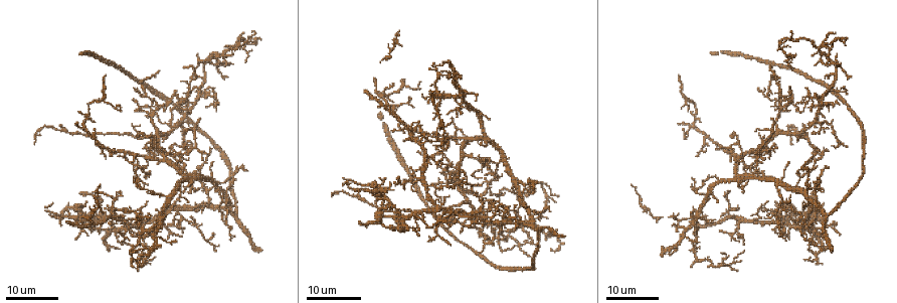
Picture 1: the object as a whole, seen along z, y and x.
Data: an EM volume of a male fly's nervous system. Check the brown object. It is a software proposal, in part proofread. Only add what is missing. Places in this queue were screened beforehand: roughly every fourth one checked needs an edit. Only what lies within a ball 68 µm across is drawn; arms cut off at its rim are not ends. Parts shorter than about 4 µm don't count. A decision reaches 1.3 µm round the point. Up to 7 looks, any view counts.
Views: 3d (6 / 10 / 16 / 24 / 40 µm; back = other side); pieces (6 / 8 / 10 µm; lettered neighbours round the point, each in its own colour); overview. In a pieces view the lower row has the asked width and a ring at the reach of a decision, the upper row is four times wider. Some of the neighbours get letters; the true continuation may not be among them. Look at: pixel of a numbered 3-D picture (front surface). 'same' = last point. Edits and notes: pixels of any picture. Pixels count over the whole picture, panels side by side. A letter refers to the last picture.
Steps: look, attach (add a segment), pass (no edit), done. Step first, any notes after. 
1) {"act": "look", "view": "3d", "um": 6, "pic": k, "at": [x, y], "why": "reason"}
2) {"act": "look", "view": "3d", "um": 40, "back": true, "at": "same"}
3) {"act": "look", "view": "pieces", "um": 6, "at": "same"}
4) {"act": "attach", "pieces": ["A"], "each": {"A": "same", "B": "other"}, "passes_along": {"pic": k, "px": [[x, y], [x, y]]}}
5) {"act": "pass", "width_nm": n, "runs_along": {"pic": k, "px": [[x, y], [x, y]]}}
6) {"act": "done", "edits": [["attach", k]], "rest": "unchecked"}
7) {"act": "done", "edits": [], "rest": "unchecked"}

{"act": "look", "view": "3d", "um": 24, "pic": 1, "at": [711, 54], "why": "an open end"}

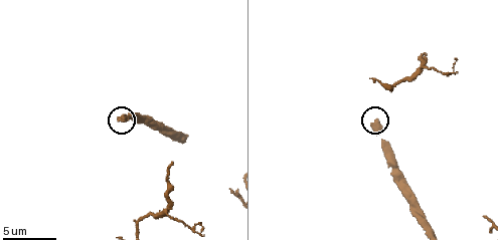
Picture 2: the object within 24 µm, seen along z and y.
{"act": "look", "view": "pieces", "um": 8, "pic": 2, "at": [377, 118]}

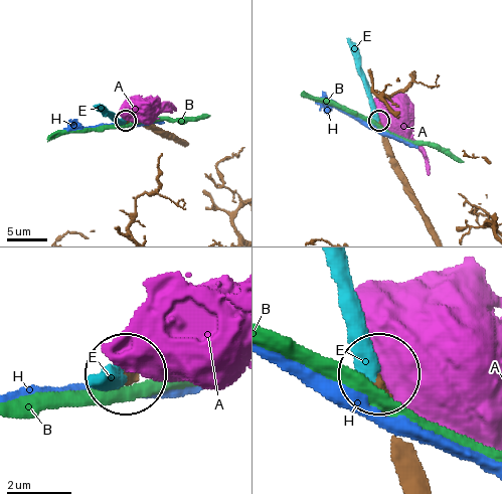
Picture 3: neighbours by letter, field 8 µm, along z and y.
{"act": "attach", "pieces": ["E"], "each": {"A": "other", "B": "other", "E": "same", "H": "other"}, "found": "the neuron continues"}

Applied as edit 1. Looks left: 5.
{"act": "look", "view": "overview"}

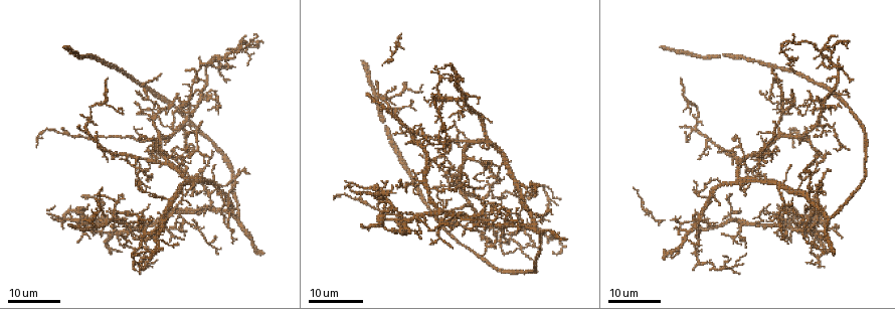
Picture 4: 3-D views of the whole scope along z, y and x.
{"act": "look", "view": "3d", "um": 16, "pic": 4, "at": [78, 125], "why": "branch stops here"}

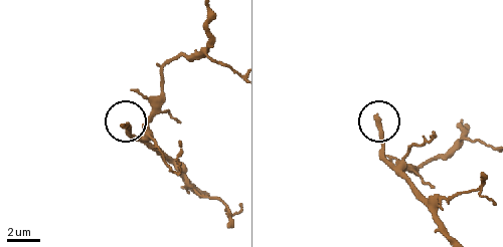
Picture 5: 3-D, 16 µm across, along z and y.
{"act": "look", "view": "pieces", "um": 8, "pic": 5, "at": [375, 118]}

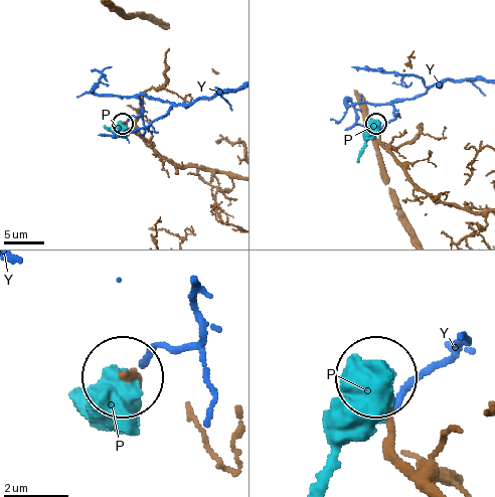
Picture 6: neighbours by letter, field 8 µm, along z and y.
{"act": "pass", "width_nm": 280, "each": {"P": "other", "Y": "other"}, "found": "none of them fits"}

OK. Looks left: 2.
{"act": "look", "view": "3d", "um": 24, "pic": 4, "at": [551, 215], "why": "free end"}

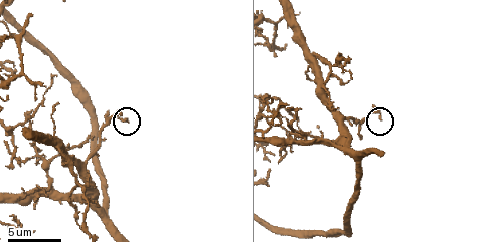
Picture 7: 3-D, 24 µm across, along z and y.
{"act": "look", "view": "pieces", "um": 10, "pic": 7, "at": [379, 116]}

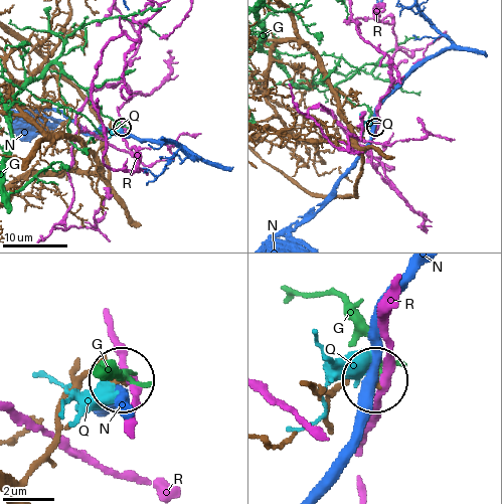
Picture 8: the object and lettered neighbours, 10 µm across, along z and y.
{"act": "pass", "width_nm": 150, "each": {"G": "other", "N": "other", "Q": "other", "R": "other"}, "found": "none of them fits"}

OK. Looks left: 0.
{"act": "done", "edits": [["attach", 3]], "rest": "unchecked"}

